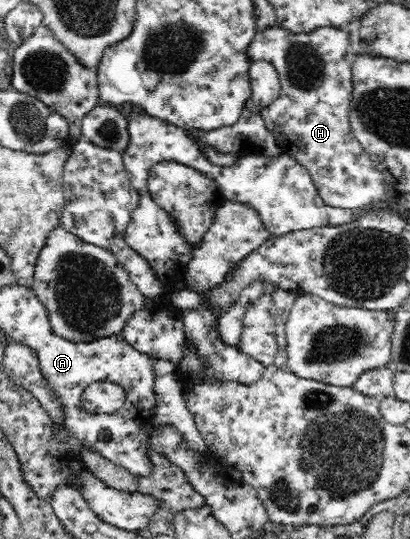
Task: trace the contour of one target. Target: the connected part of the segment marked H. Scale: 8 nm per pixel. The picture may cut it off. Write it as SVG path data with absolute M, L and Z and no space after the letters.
M273 23L257 32L249 44L251 60L270 62L279 73L281 89L277 100L263 108L263 120L269 132L276 136L283 154L292 156L312 176L313 183L325 204L337 208L353 209L376 202L391 201L389 178L373 162L369 153L360 145L353 134L349 120L350 100L354 90L353 63L356 54L351 48L347 32L333 25L321 25L309 32L294 33L291 29Z

